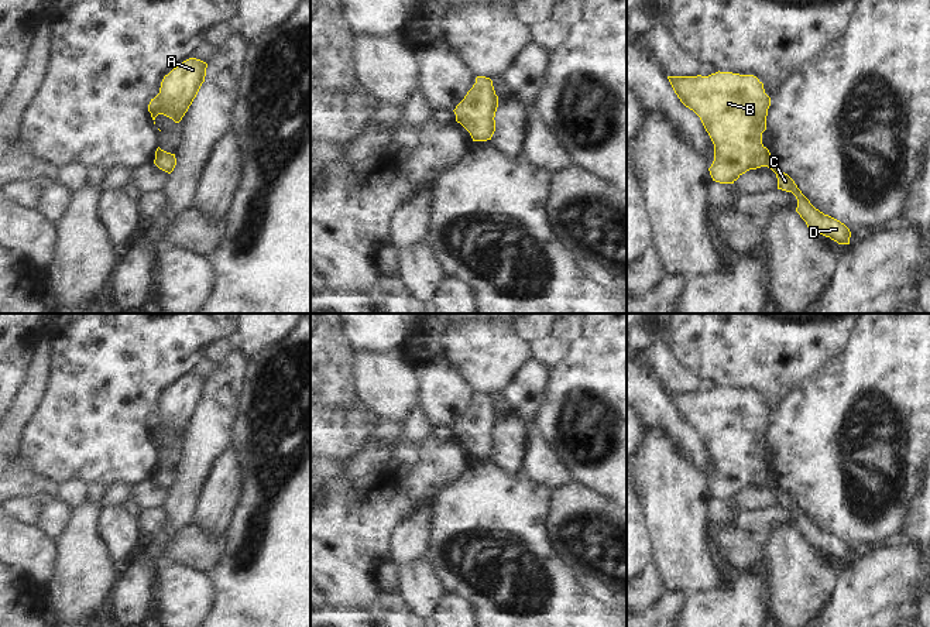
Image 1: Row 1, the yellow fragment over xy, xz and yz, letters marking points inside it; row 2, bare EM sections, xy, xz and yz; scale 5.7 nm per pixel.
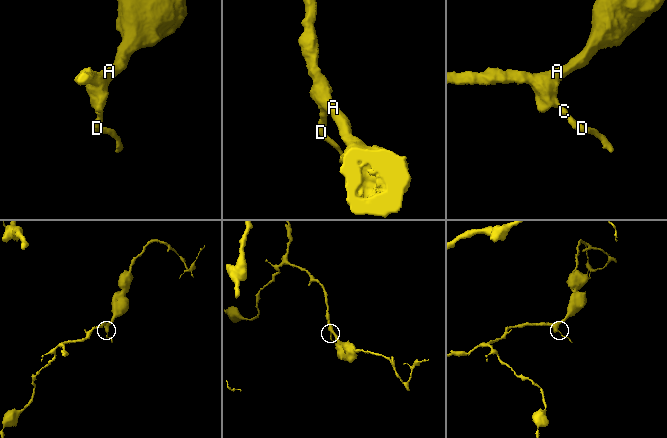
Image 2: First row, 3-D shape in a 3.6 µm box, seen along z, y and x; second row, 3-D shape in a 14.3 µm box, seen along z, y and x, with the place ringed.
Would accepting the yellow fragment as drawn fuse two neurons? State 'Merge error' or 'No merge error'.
No merge error

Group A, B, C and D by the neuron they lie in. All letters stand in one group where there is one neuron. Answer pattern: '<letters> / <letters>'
A B C D

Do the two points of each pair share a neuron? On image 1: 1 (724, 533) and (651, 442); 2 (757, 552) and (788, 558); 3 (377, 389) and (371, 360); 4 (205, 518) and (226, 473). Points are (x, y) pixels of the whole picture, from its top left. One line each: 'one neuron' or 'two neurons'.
1: two neurons
2: two neurons
3: one neuron
4: one neuron

